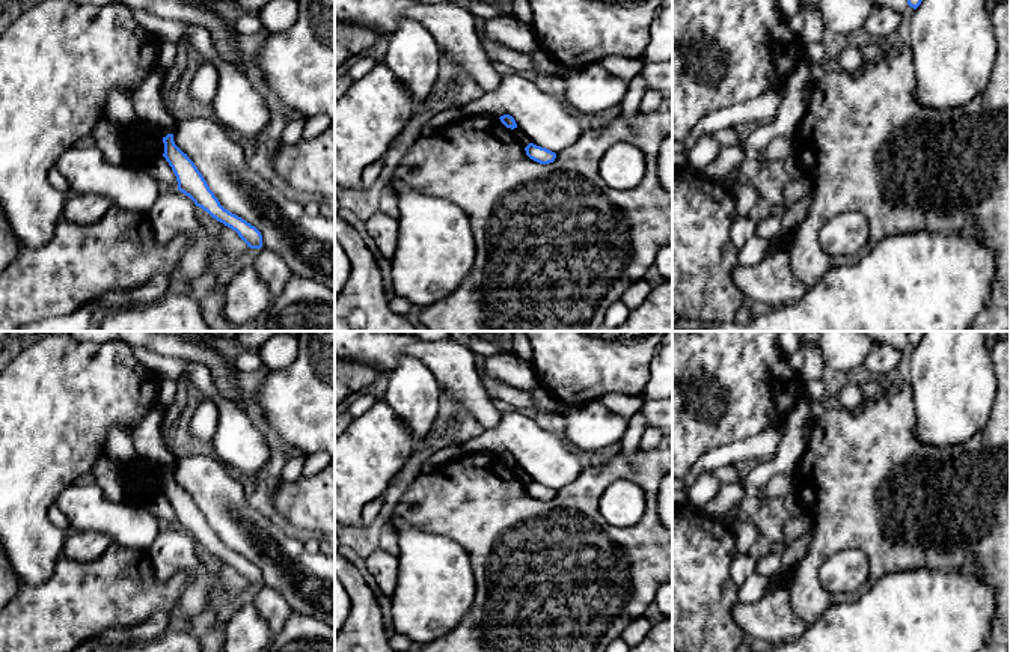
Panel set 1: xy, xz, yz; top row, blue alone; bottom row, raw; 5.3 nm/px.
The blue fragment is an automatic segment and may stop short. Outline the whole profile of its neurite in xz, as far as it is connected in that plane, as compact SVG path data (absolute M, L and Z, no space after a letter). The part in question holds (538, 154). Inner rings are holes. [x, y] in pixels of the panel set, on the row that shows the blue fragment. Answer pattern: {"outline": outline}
{"outline": "M529 143L529 145L525 148L525 151L526 151L526 155L528 155L531 160L534 160L534 161L537 161L537 163L540 163L540 164L553 163L555 158L556 158L556 154L555 154L555 152L552 152L552 151L549 151L549 149L546 149L546 148L537 146L537 145L534 145L534 143Z"}

